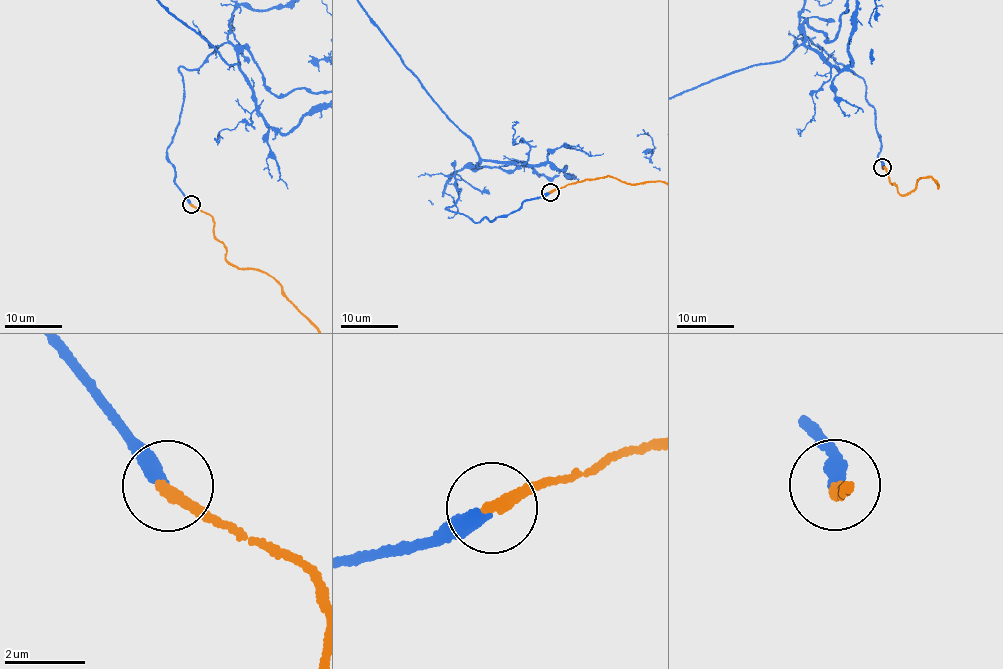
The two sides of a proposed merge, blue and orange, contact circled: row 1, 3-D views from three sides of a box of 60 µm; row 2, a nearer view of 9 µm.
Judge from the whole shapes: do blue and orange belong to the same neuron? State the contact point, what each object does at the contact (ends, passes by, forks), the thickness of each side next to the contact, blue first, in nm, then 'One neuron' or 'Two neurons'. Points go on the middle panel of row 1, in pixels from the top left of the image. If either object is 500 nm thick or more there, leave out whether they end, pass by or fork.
Place: (550, 192). At the ring blue ends. At the ring orange ends. Thickness 400 nm (blue) against 320 nm. One neuron

